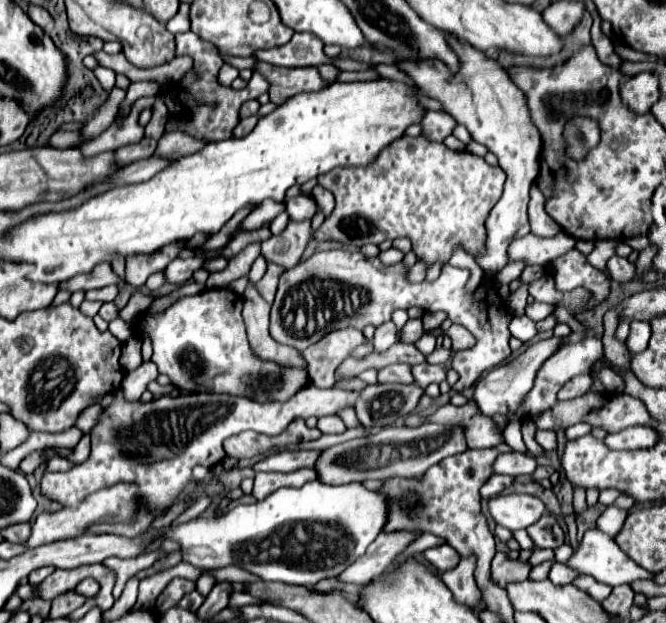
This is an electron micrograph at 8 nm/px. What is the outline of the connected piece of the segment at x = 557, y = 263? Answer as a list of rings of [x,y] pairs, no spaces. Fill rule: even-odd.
[[[573,248],[565,252],[563,256],[551,260],[551,272],[555,278],[555,287],[557,290],[573,290],[573,288],[587,288],[595,296],[595,304],[603,302],[609,294],[609,284],[603,272],[593,270],[591,264],[585,262],[585,256]]]

